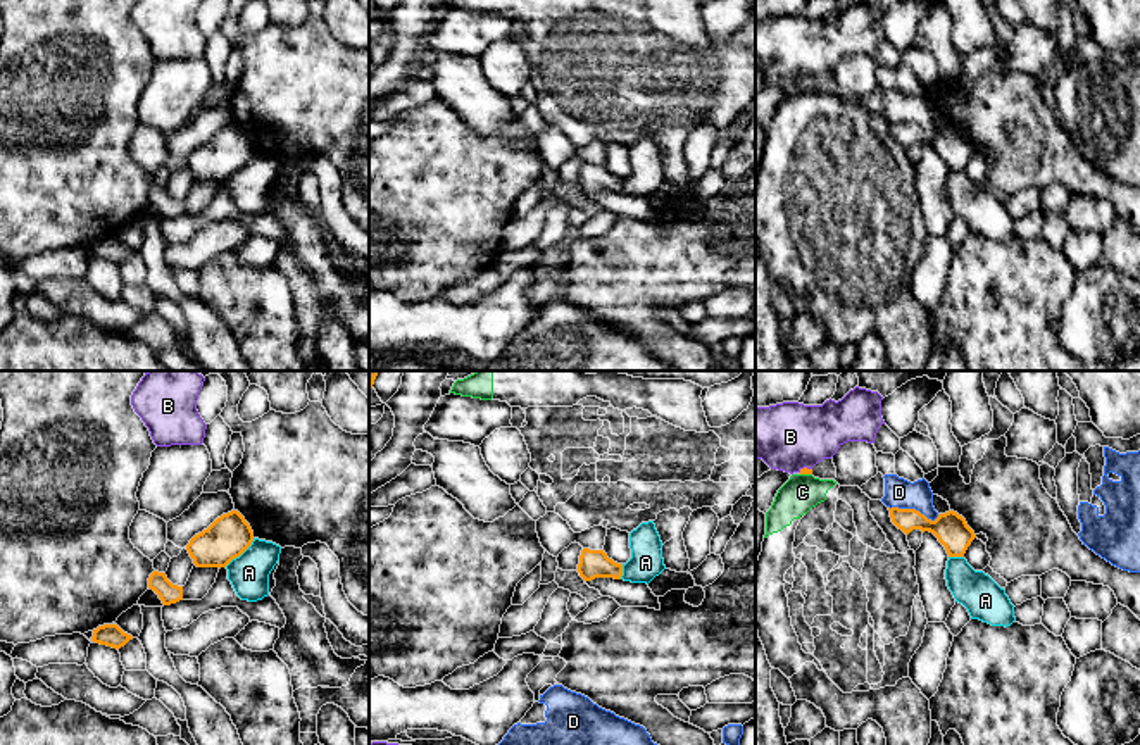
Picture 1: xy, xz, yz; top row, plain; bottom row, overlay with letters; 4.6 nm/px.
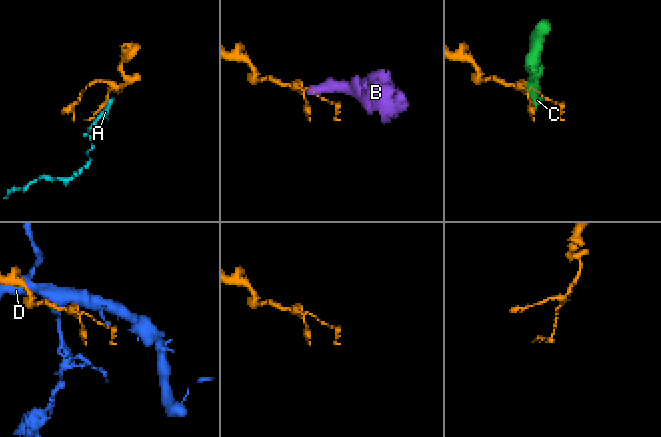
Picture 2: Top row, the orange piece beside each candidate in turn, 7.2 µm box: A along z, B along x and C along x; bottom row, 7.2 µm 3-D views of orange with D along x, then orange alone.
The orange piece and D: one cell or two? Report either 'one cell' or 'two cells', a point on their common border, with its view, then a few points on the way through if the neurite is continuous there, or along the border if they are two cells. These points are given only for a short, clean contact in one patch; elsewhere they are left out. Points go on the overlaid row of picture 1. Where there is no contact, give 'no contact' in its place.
two cells; contact yz (914, 509); border yz (889, 506), (914, 509), (932, 519), (939, 516)

